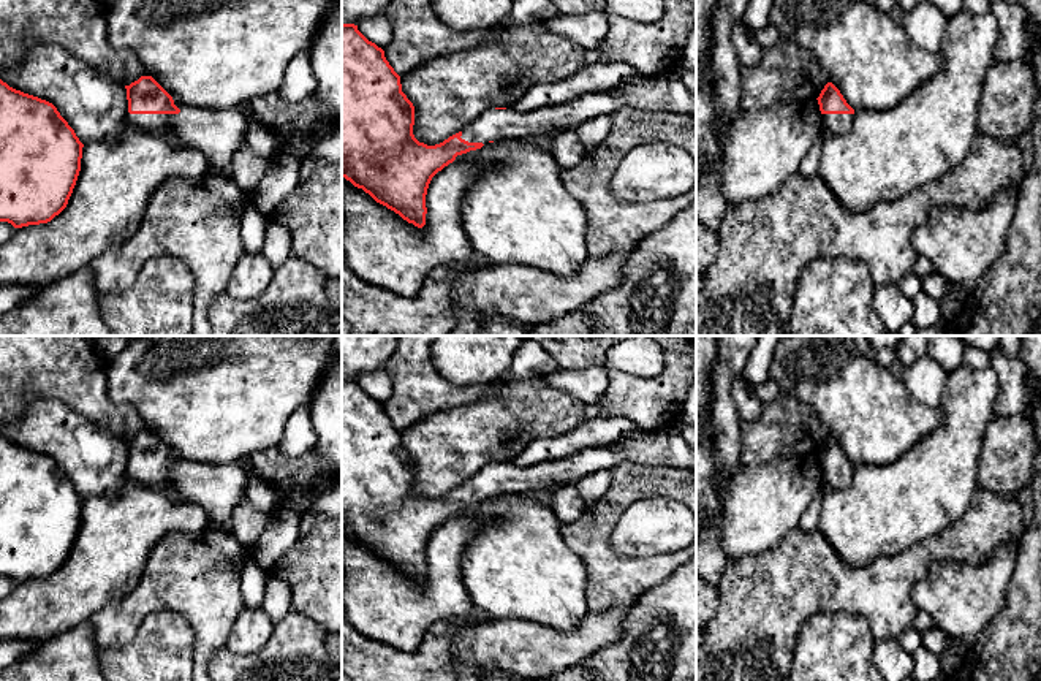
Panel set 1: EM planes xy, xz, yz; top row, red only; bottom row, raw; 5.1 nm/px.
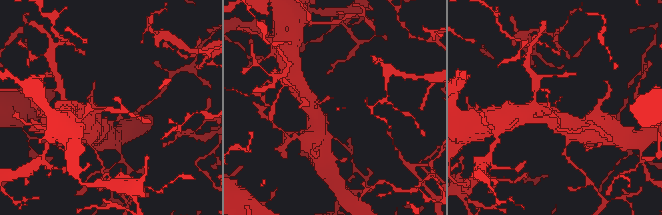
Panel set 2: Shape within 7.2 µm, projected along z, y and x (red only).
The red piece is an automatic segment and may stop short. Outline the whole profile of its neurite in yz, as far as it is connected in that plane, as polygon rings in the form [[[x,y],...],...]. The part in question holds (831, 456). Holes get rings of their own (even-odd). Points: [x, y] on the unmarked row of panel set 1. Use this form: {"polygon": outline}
{"polygon": [[[827,437],[816,455],[823,469],[824,486],[846,489],[853,481],[854,464],[846,458],[840,445]]]}

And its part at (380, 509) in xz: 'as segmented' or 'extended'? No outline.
extended

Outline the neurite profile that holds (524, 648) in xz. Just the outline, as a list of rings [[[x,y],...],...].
[[[631,607],[589,613],[573,630],[519,618],[481,619],[464,626],[451,641],[454,681],[479,681],[479,668],[503,670],[524,681],[535,681],[581,665],[620,637]]]

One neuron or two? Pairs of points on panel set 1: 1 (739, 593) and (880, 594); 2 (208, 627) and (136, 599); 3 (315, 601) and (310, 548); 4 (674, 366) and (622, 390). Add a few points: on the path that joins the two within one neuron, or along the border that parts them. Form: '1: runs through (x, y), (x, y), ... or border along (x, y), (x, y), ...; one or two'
1: runs through (774, 593), (845, 593); one
2: runs through (192, 610), (181, 599), (154, 599); one
3: runs through (315, 588), (315, 561); one
4: runs through (662, 379), (651, 390), (635, 390); one

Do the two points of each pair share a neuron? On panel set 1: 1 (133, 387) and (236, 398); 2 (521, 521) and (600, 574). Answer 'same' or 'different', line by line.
1: same
2: different

